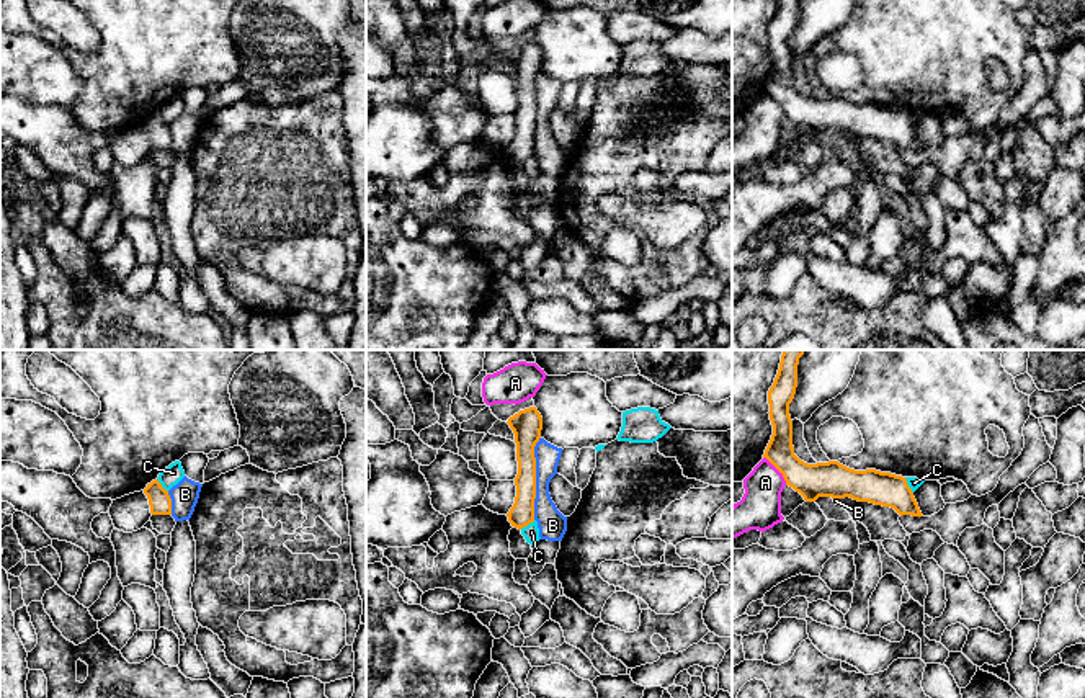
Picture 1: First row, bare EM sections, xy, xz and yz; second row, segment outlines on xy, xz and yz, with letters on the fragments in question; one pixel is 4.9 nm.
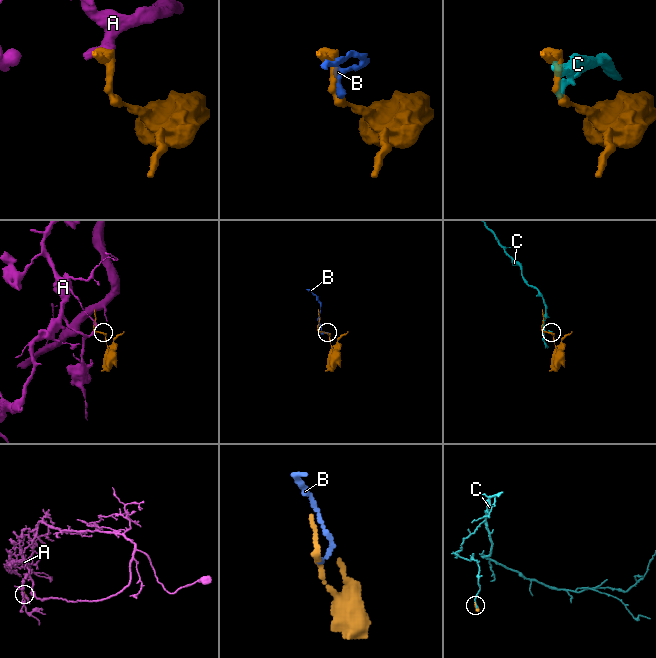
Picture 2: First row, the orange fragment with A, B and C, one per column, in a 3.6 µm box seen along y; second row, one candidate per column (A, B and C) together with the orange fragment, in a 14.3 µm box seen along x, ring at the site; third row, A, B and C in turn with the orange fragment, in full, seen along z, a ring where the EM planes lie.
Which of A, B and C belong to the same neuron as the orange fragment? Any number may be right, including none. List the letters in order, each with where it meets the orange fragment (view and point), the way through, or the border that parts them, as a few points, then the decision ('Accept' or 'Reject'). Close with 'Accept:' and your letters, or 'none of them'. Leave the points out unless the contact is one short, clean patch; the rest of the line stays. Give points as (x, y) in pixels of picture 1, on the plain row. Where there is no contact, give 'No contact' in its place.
A: Touches orange at yz (778, 103). Boundary: yz (763, 90), (786, 118). Reject
B: Touches orange at xz (535, 111). Reject
C: Touches orange at yz (907, 120). Boundary: yz (904, 111), (912, 126). Reject
Accept: none of them

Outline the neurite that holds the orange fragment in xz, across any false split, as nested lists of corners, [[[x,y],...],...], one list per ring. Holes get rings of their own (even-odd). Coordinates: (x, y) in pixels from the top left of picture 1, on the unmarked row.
[[[536,41],[520,44],[507,56],[515,67],[518,108],[516,131],[507,147],[511,160],[521,163],[534,155],[536,92],[534,80],[541,72],[542,51]]]

